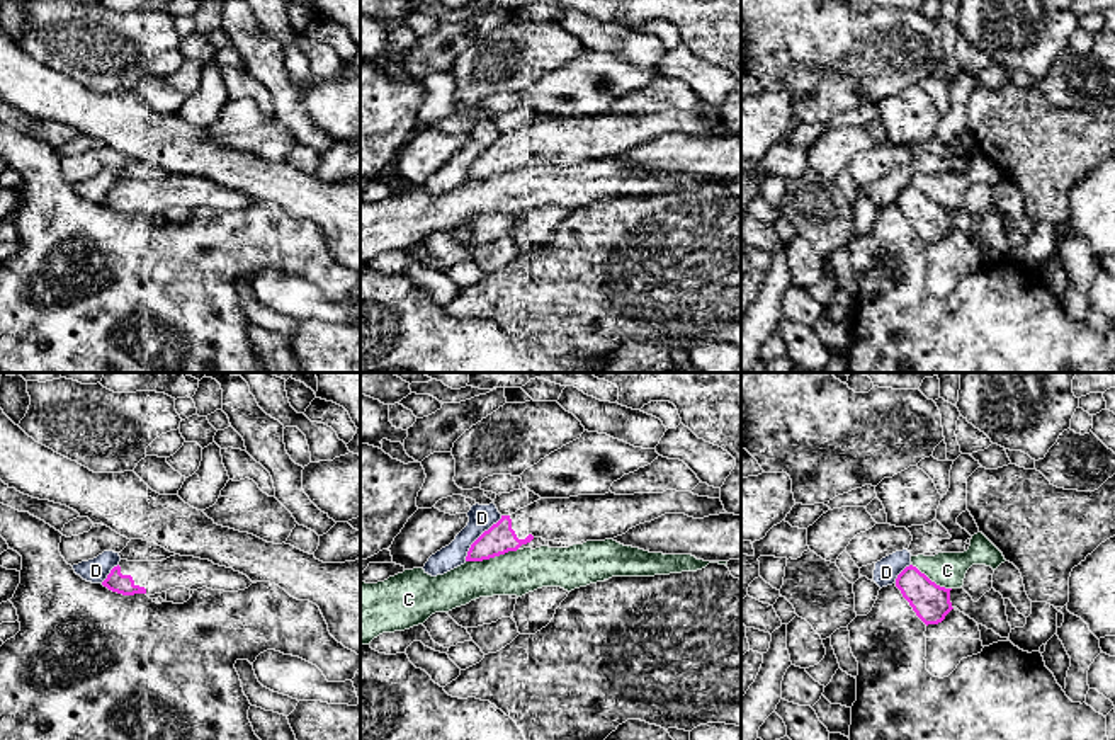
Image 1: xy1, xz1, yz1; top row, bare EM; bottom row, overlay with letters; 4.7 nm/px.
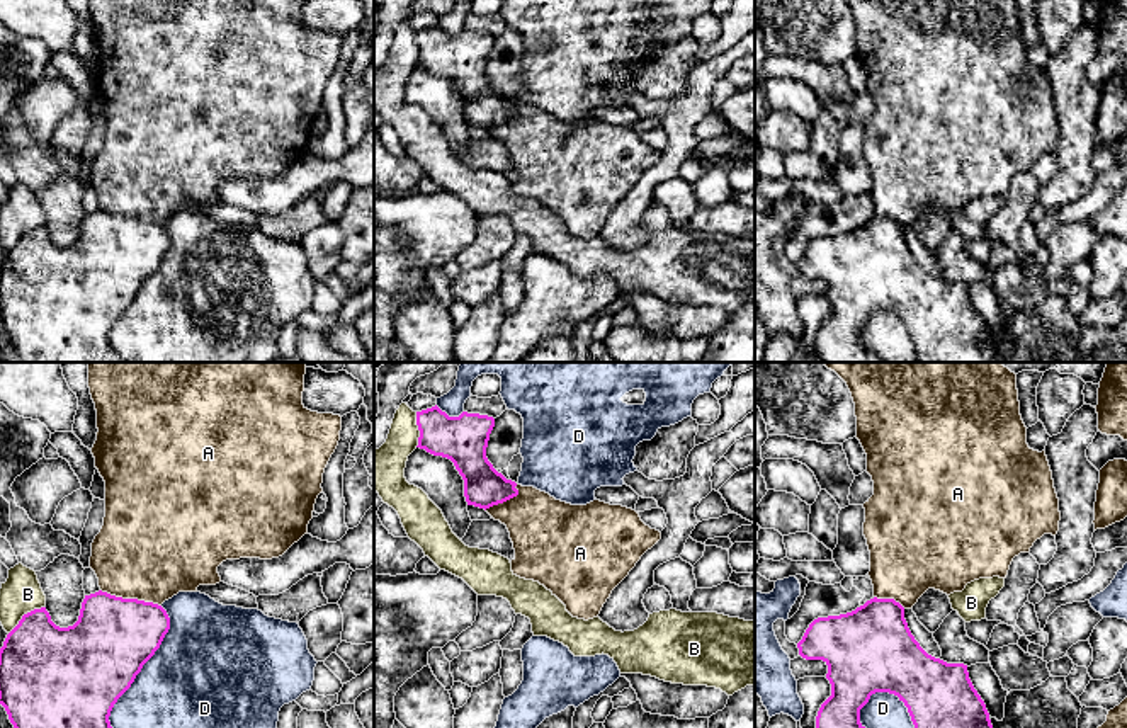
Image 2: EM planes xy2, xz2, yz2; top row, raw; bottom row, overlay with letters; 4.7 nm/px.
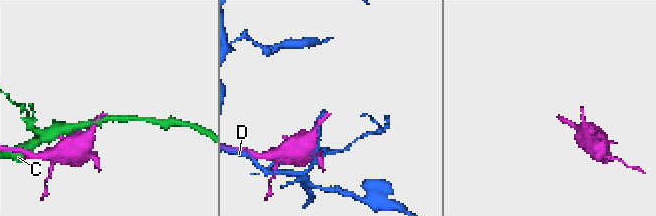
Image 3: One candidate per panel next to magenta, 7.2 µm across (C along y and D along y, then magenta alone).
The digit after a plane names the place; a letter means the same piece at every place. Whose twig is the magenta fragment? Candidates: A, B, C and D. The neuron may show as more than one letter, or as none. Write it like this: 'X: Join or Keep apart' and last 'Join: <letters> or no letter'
A: Keep apart
B: Keep apart
C: Keep apart
D: Keep apart
Join: no letter

